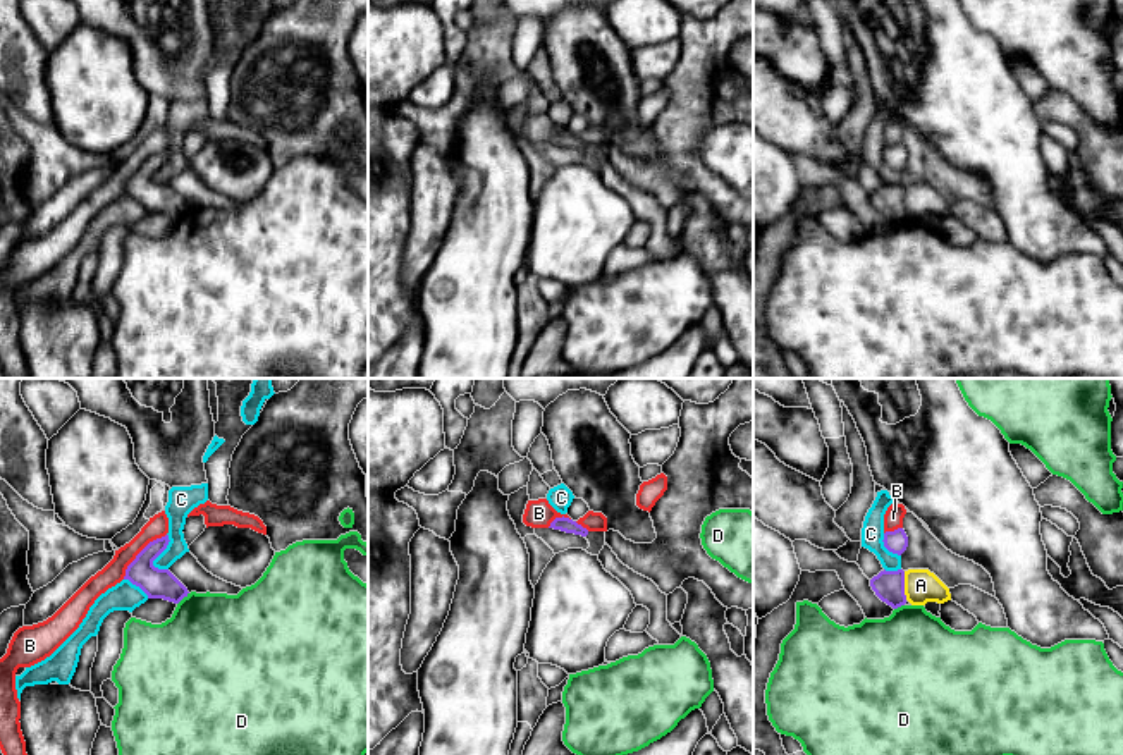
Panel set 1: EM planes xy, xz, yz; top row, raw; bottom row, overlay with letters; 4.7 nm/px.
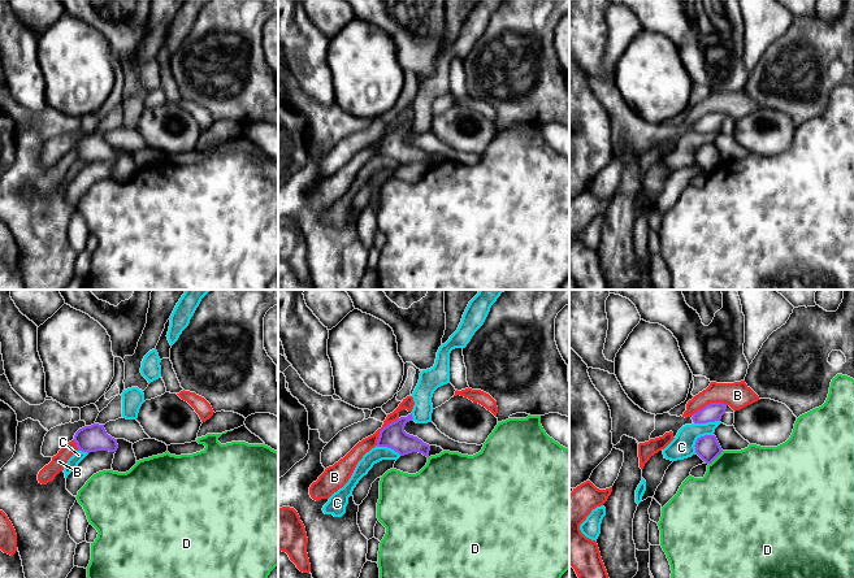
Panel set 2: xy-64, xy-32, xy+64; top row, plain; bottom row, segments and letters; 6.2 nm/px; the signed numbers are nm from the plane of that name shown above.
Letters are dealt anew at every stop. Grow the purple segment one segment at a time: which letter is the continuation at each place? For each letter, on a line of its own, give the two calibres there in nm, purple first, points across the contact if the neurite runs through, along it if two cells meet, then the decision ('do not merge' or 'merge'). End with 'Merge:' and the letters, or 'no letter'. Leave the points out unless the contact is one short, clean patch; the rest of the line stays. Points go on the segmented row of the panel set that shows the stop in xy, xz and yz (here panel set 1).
A: 140/160 nm | along yz (903, 571), (903, 594), (907, 599) | do not merge
B: 140/100 nm | do not merge
C: 140/130 nm | do not merge
D: 140/460 nm | do not merge
Merge: no letter

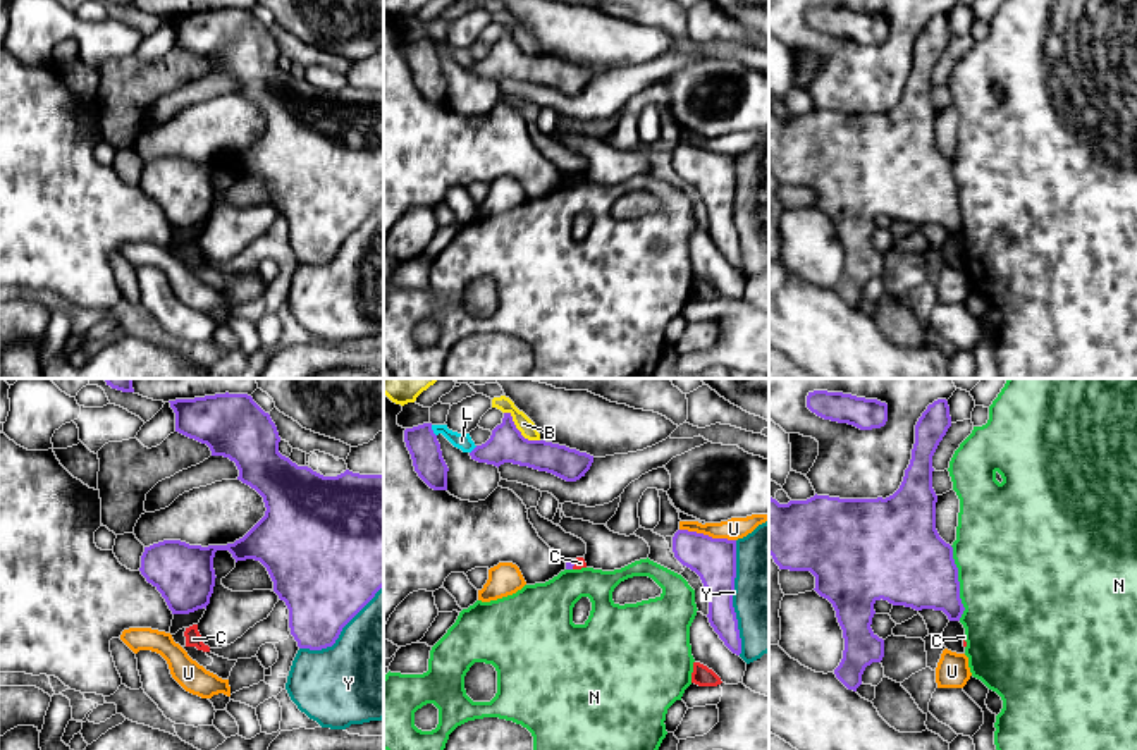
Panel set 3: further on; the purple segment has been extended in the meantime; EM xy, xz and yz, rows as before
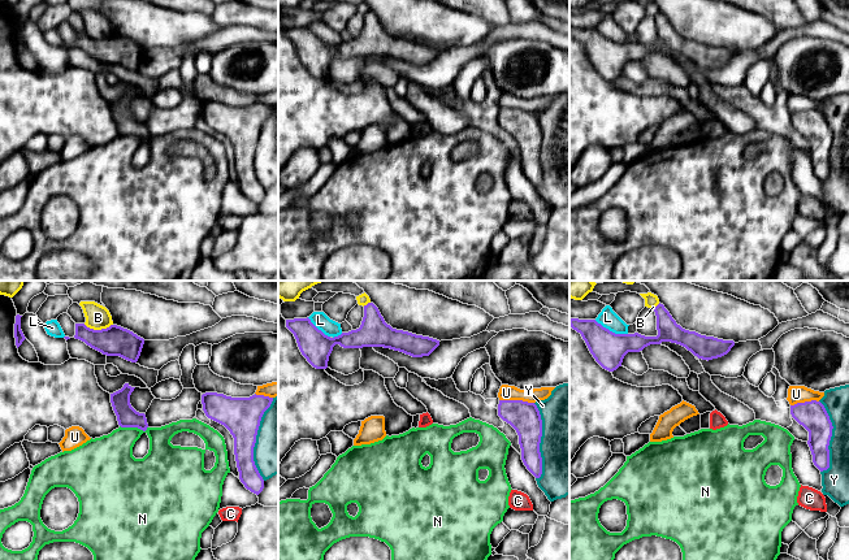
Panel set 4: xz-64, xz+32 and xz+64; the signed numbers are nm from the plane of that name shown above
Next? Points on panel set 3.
B: 170/80 nm | do not merge
C: 40/50 nm | along xz (571, 559), (573, 568) | do not merge
L: 150/80 nm | do not merge
N: 380/500 nm | along yz (950, 546), (958, 571), (958, 597), (964, 608), (960, 620) | do not merge
U: 200/100 nm | along xz (680, 528), (735, 540) | do not merge
Y: 200/320 nm | do not merge
Merge: no letter

